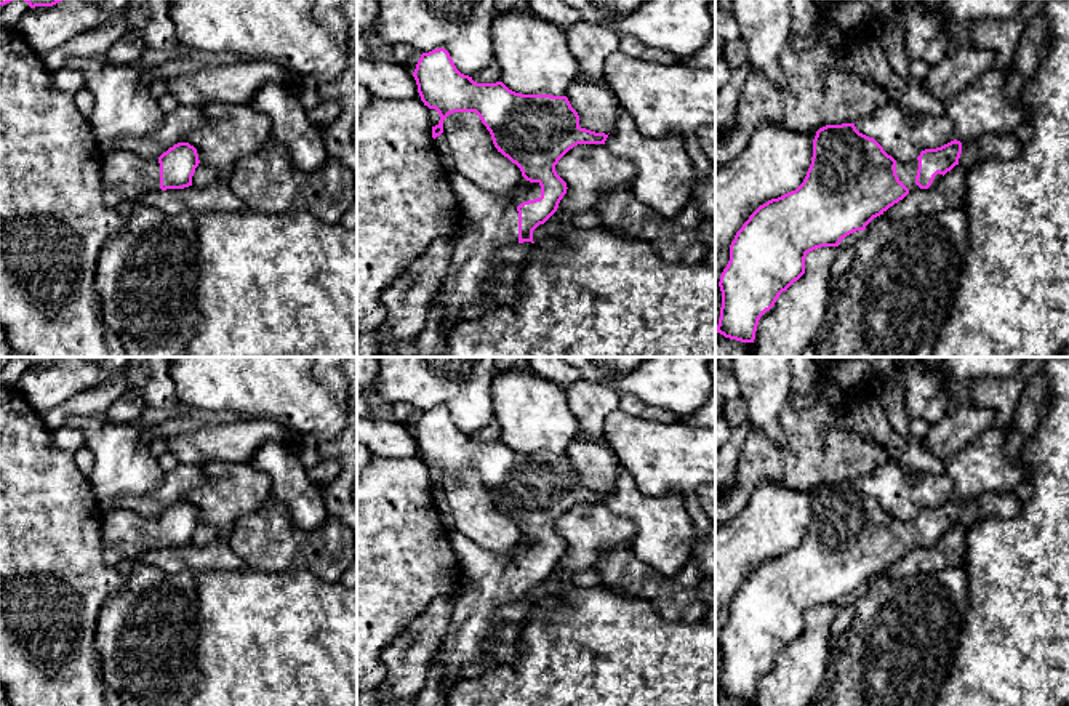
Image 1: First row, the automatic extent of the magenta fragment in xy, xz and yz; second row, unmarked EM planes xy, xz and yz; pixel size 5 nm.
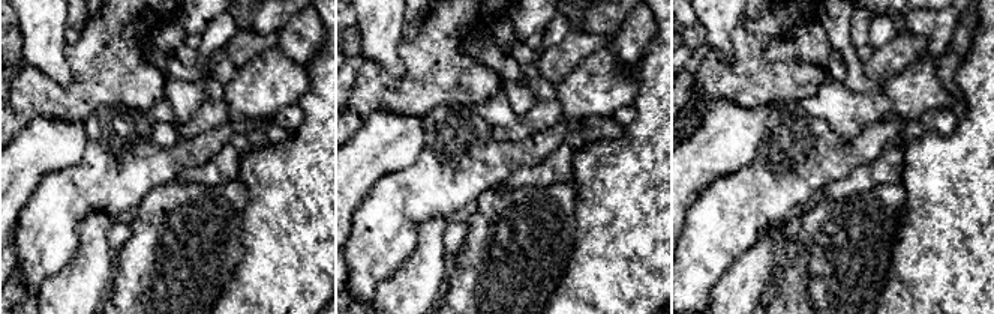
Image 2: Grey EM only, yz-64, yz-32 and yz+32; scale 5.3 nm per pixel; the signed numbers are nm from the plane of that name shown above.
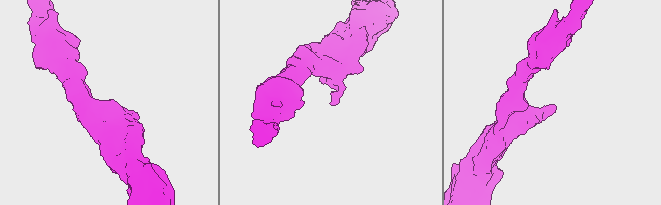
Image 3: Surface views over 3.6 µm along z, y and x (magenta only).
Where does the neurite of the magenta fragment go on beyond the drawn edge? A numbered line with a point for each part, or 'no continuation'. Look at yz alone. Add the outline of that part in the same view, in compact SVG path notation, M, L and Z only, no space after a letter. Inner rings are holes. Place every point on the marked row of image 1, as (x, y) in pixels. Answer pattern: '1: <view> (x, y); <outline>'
1: yz (906, 172); M912 160L909 163L903 163L903 162L896 162L896 174L899 178L899 181L911 191L922 191L917 184L915 184L915 176L917 176L917 170L919 170L919 160Z

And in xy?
1: xy (127, 176); M130 150L101 152L101 178L107 207L130 207L150 191L160 191L158 158Z

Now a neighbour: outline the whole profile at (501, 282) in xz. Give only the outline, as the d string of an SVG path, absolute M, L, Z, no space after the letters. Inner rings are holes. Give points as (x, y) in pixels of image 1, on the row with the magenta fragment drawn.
M531 242L502 247L494 251L491 267L482 282L485 298L494 306L515 301L522 271L531 251Z

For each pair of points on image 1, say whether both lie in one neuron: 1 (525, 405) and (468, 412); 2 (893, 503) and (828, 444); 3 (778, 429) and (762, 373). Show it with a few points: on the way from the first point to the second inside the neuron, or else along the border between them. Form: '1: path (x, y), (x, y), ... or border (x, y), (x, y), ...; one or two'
1: border (492, 373), (492, 410), (495, 418); two
2: border (890, 458), (868, 476), (853, 481); two
3: path (765, 415), (765, 388); one

